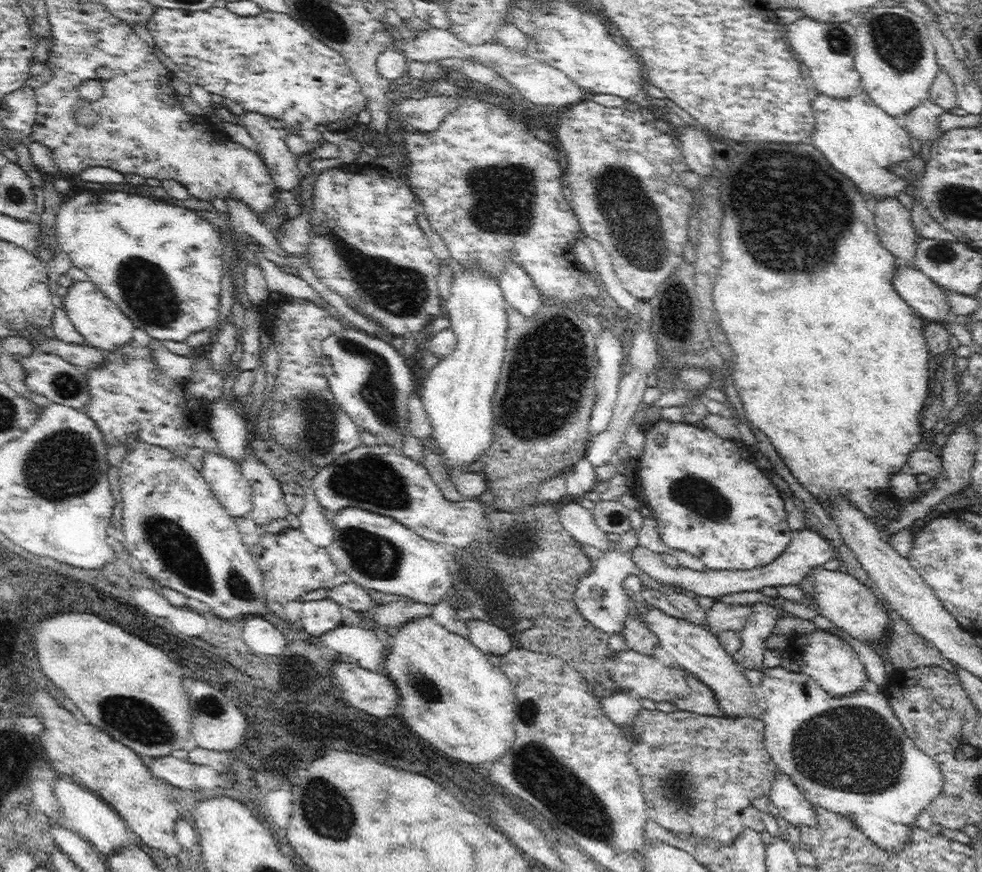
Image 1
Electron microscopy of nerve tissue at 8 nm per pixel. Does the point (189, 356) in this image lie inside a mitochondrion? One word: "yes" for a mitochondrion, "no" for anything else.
no

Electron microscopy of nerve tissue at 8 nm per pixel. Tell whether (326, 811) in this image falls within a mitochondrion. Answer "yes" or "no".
yes

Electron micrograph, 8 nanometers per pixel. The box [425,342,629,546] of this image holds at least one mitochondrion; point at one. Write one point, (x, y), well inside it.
(615, 519)

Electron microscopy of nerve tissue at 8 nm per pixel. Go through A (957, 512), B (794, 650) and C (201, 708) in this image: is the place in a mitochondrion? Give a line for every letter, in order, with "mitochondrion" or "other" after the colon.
A: other
B: other
C: mitochondrion

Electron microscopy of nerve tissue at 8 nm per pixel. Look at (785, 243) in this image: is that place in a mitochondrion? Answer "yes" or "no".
yes

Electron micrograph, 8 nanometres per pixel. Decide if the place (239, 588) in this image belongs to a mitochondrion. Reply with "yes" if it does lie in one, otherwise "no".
yes

